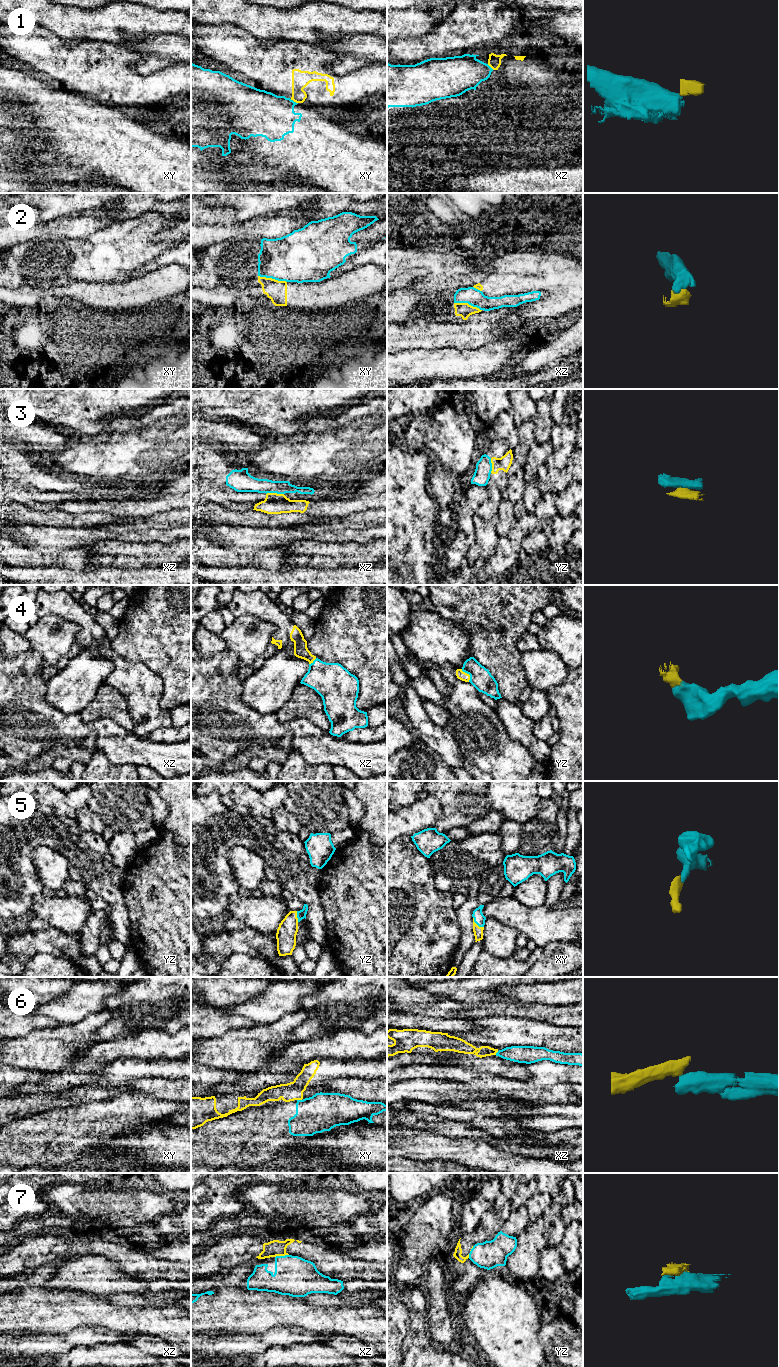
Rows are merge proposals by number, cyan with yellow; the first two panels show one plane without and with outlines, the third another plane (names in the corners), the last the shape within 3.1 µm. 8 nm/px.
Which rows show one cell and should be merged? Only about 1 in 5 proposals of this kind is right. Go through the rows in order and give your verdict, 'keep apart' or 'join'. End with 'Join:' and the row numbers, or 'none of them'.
1: keep apart
2: keep apart
3: keep apart
4: join
5: join
6: keep apart
7: keep apart
Join: 4, 5

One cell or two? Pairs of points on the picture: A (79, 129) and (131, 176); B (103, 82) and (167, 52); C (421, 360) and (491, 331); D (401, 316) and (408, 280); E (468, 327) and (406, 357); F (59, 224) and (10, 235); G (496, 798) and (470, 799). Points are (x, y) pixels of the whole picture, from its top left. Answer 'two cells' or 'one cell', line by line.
A: one cell
B: two cells
C: two cells
D: two cells
E: two cells
F: one cell
G: two cells

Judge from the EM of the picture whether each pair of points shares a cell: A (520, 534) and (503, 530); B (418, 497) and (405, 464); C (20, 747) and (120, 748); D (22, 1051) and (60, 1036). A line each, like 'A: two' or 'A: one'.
A: two
B: one
C: one
D: one

